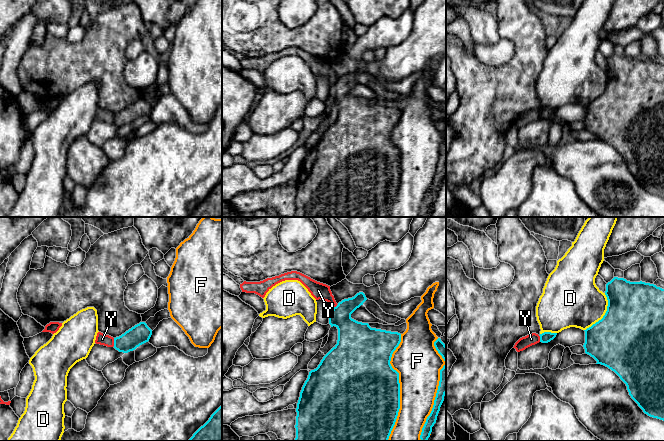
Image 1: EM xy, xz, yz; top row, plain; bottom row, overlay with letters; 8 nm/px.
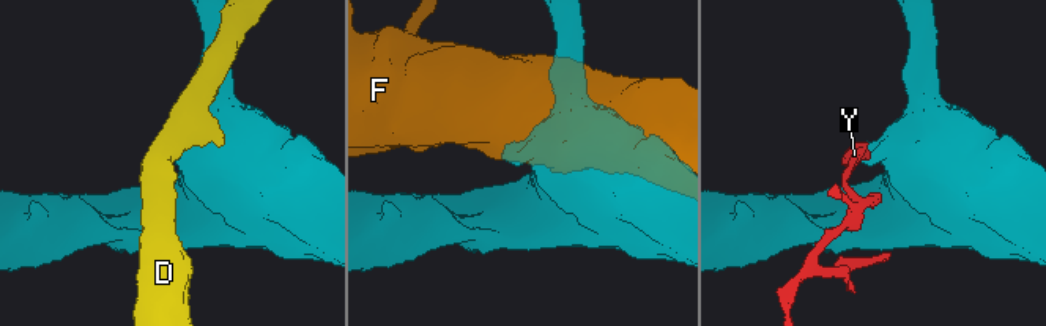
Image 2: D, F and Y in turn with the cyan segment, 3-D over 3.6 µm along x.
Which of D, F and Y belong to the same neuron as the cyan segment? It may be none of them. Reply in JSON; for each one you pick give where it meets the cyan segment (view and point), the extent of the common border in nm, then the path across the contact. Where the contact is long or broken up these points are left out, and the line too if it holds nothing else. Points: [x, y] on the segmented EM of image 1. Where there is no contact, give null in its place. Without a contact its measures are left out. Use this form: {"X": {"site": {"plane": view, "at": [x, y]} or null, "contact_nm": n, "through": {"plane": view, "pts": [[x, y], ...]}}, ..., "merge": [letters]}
{"merge": []}

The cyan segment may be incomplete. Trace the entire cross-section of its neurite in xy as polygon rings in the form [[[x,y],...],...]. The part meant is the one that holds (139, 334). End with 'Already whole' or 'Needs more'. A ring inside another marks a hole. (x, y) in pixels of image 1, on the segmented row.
[[[140,322],[124,334],[114,338],[114,348],[119,352],[128,353],[149,341],[152,330],[145,322]]]. Already whole

